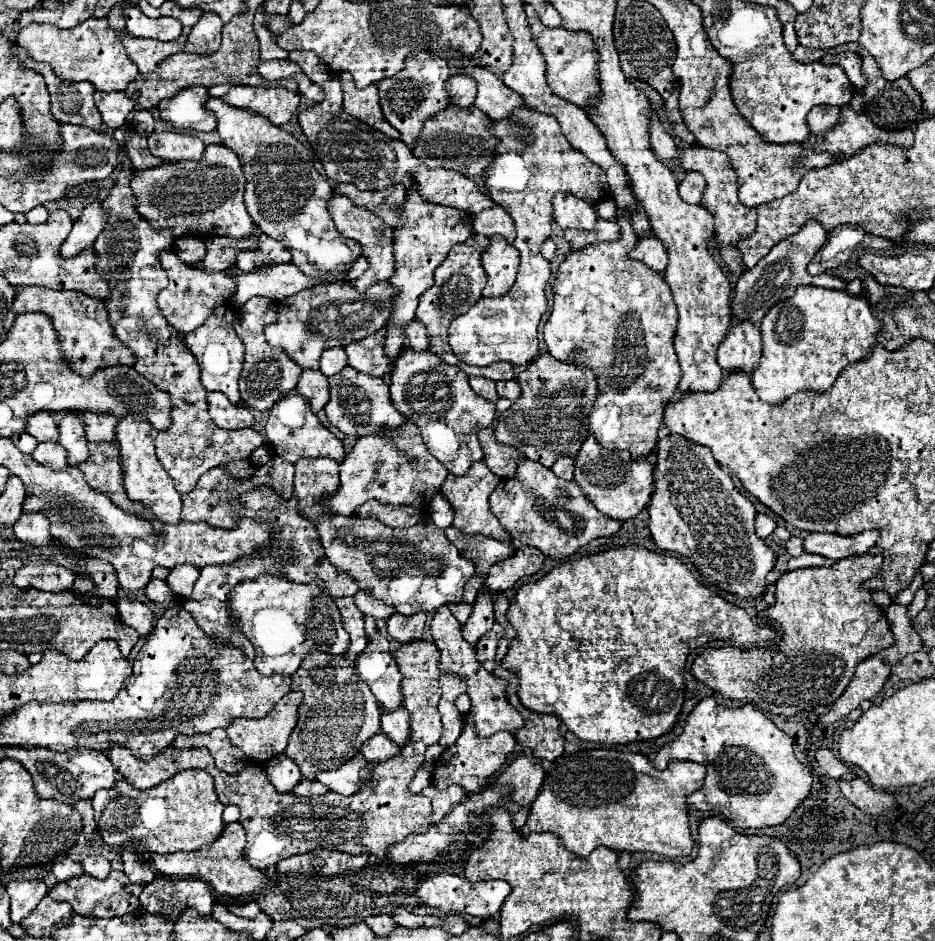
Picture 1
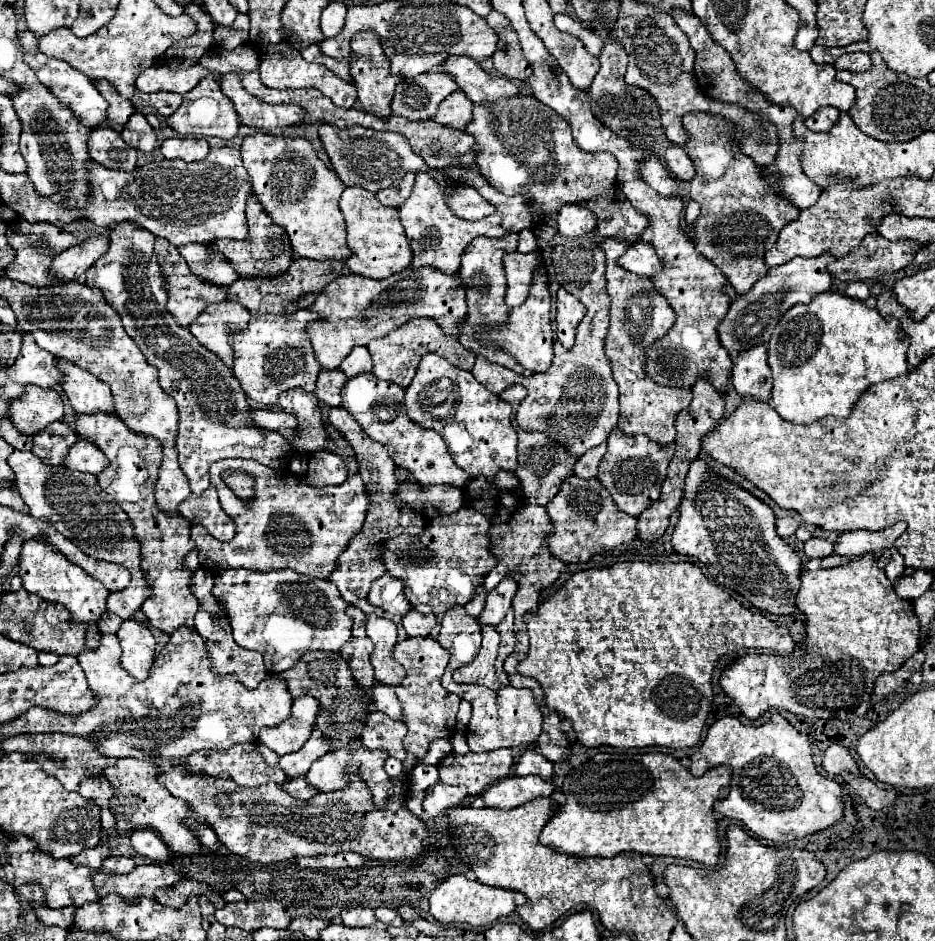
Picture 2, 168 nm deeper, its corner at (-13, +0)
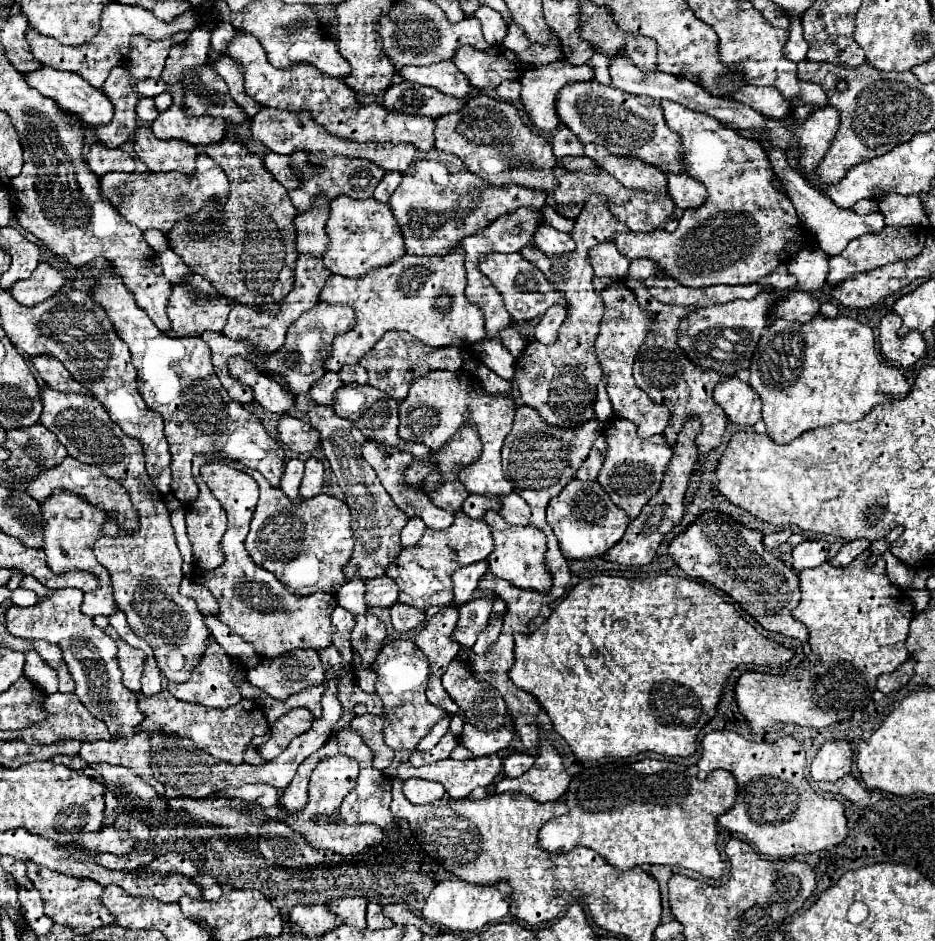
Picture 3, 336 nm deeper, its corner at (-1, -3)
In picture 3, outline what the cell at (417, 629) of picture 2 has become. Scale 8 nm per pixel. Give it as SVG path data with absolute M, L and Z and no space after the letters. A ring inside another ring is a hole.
M397 602L393 608L391 608L391 622L393 622L393 628L397 632L409 632L409 630L415 630L423 624L425 620L425 614L411 608L411 606L405 606L401 602Z

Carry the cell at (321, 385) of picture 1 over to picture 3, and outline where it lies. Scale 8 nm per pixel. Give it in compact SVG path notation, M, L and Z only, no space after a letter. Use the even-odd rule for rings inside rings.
M327 372L319 382L315 382L309 390L311 398L315 400L315 404L321 406L331 406L333 404L333 392L343 386L341 378L337 378L337 372Z

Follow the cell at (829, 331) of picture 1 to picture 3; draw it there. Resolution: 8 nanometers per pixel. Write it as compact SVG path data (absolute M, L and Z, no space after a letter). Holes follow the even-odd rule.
M815 316L805 324L777 318L763 332L749 372L749 384L763 402L767 434L781 444L819 426L857 422L877 402L903 398L911 388L899 368L877 354L871 328L849 316Z

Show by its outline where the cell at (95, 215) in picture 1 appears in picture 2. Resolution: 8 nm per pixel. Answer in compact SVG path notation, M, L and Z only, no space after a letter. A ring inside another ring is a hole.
M103 235L91 237L83 245L75 245L71 249L63 251L61 255L57 255L51 263L51 271L53 271L53 275L57 275L57 279L79 281L85 275L85 271L101 255L105 255L107 249L109 249L109 239L105 239Z

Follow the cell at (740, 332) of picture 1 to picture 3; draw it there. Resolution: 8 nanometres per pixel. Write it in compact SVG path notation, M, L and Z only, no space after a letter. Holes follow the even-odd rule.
M727 376L725 380L721 380L715 386L713 400L725 410L731 422L753 426L757 420L761 420L759 394L755 394L755 390L737 376Z

